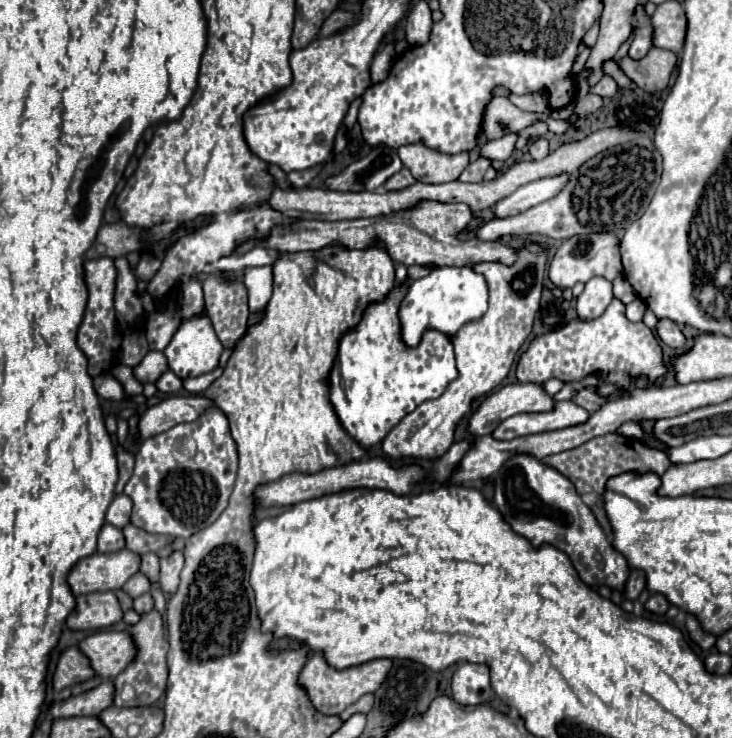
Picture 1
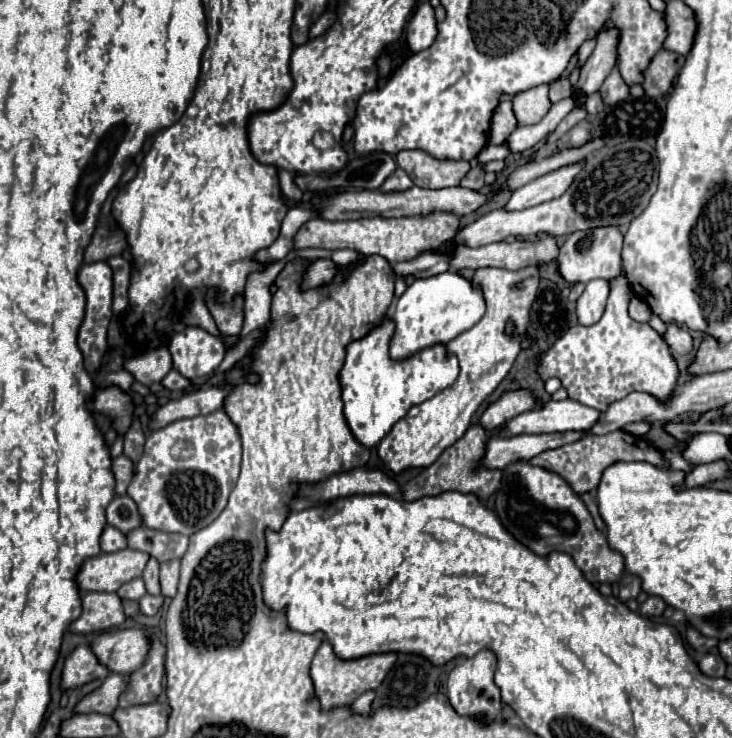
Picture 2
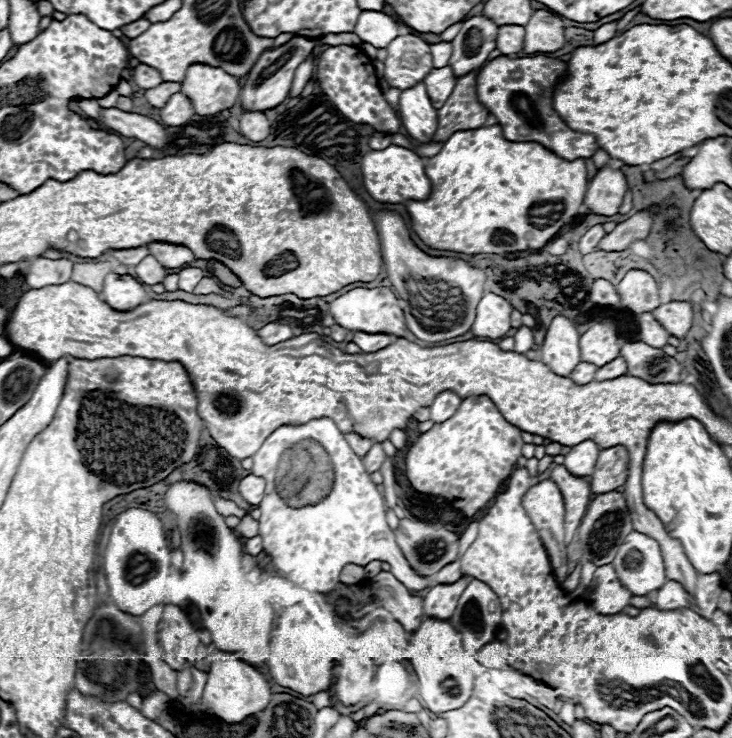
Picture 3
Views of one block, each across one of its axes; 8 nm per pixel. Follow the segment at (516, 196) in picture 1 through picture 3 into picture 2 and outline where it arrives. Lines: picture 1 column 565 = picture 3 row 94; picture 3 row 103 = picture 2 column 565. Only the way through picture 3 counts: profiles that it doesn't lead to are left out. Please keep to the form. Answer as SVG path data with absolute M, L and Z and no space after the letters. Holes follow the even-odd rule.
M572 164L572 166L564 166L564 168L558 168L550 174L544 174L528 184L524 184L522 188L518 188L510 200L506 202L504 210L524 210L524 208L530 208L530 206L538 206L542 202L548 202L548 200L554 200L558 196L562 196L568 186L572 184L574 176L580 172L580 164Z

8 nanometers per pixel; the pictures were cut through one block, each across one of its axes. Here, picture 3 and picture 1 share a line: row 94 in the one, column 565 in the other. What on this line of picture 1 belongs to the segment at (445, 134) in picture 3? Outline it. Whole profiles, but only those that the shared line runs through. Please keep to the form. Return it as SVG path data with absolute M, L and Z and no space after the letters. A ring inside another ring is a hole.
M618 432L592 438L592 440L580 444L580 446L576 446L572 450L564 450L564 452L558 452L558 454L552 454L552 456L544 456L540 462L546 464L546 466L552 466L562 476L566 476L576 486L576 492L580 496L588 494L588 492L602 494L604 486L606 486L606 480L612 474L622 474L624 470L636 470L636 472L652 470L652 472L662 476L672 466L672 462L670 462L666 452L656 450L656 448L648 448L640 440L626 438L626 436L618 434Z

